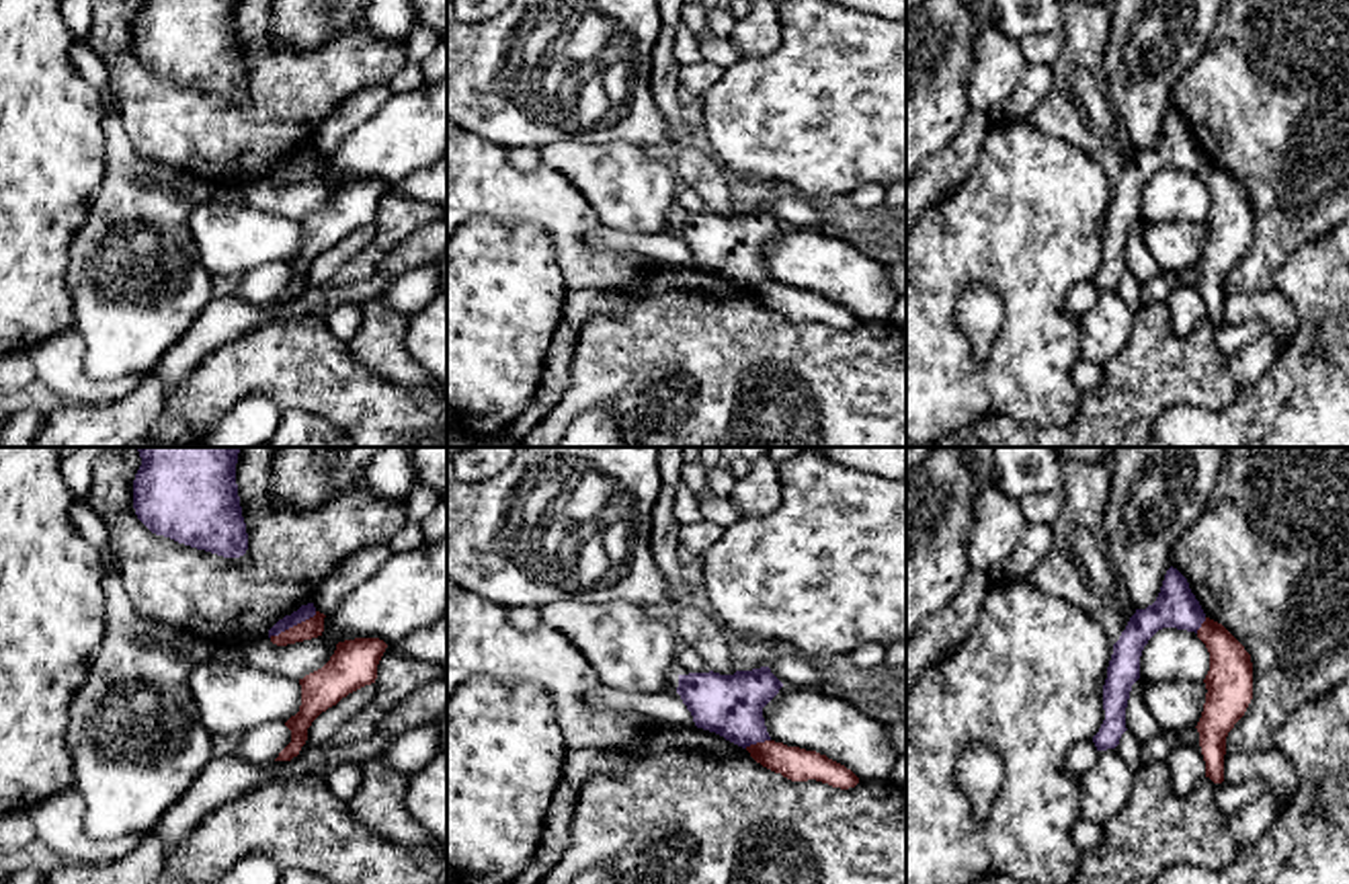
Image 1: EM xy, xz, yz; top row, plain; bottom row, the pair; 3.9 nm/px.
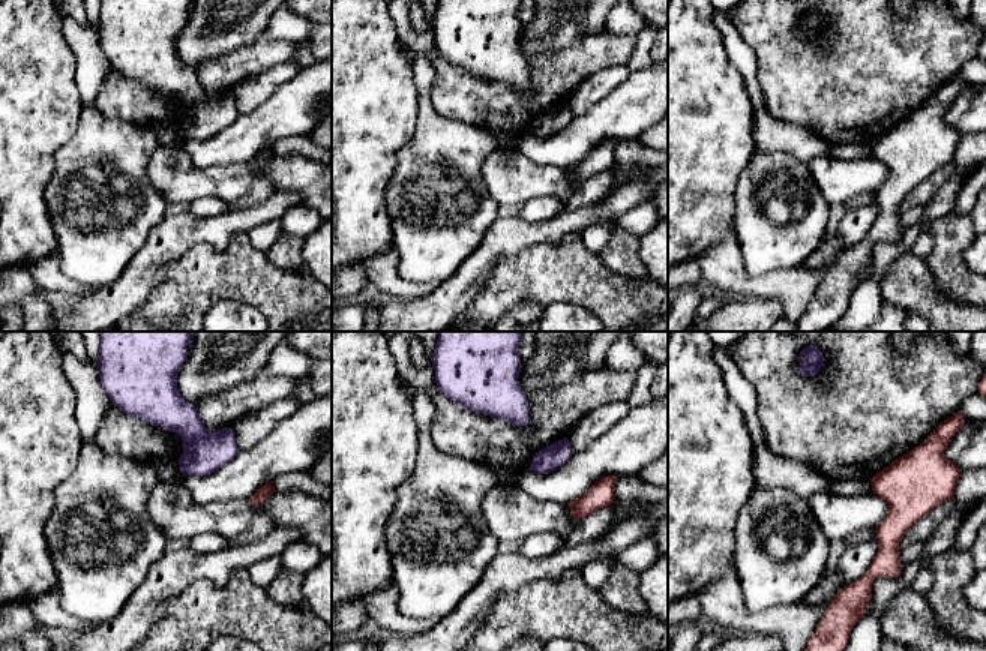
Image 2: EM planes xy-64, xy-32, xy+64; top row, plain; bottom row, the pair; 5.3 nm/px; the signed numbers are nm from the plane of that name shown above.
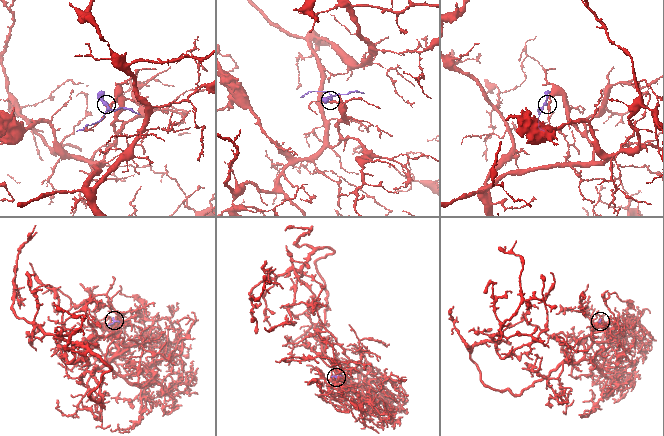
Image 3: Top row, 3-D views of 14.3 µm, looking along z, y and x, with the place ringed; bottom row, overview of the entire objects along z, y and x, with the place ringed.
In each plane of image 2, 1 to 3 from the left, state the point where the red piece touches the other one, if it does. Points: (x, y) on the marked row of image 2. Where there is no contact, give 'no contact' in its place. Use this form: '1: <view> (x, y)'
1: no contact
2: no contact
3: no contact

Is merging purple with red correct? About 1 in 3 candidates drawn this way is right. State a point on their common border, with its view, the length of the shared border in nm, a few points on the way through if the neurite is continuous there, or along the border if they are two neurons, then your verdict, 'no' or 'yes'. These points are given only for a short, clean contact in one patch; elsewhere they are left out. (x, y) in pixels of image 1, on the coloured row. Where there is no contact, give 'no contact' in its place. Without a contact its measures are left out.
meets purple in xy at (292, 626); contact 220 nm long; runs through xy (304, 612), (292, 626), (314, 626); yes

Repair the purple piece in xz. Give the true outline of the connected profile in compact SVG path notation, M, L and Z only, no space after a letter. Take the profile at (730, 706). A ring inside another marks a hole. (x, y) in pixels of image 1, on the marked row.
M761 667L734 675L713 671L679 675L677 693L697 728L746 749L763 767L791 781L816 779L841 790L855 788L859 777L845 765L816 751L775 742L769 736L763 708L781 687L783 683L771 669Z

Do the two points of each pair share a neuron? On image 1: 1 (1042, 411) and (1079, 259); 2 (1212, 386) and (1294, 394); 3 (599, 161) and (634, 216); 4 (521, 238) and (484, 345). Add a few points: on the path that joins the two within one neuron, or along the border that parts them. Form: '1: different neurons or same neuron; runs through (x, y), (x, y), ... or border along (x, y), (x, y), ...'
1: same neuron; runs through (1042, 374), (1042, 296)
2: different neurons; border along (1239, 388), (1237, 396), (1220, 409), (1192, 407)
3: same neuron; runs through (614, 175), (634, 195), (634, 202)
4: same neuron; runs through (515, 265), (484, 304), (484, 318)

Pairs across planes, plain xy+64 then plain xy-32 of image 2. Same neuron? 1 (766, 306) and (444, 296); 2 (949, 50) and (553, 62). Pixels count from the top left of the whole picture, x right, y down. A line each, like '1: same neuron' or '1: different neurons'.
1: same neuron
2: same neuron

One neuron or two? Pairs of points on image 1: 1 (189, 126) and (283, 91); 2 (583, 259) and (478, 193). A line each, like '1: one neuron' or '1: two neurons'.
1: one neuron
2: one neuron

